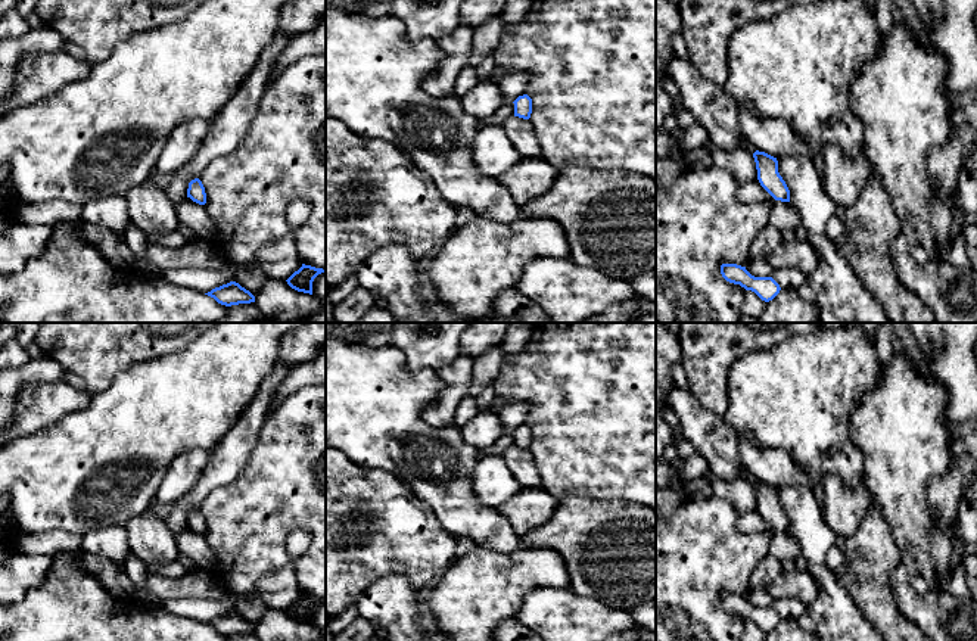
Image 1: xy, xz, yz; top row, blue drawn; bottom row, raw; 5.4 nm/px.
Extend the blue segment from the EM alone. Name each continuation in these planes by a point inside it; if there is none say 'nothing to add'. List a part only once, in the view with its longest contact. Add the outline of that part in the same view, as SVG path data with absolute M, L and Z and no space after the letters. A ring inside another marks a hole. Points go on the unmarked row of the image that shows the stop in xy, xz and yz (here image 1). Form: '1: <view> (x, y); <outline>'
nothing to add

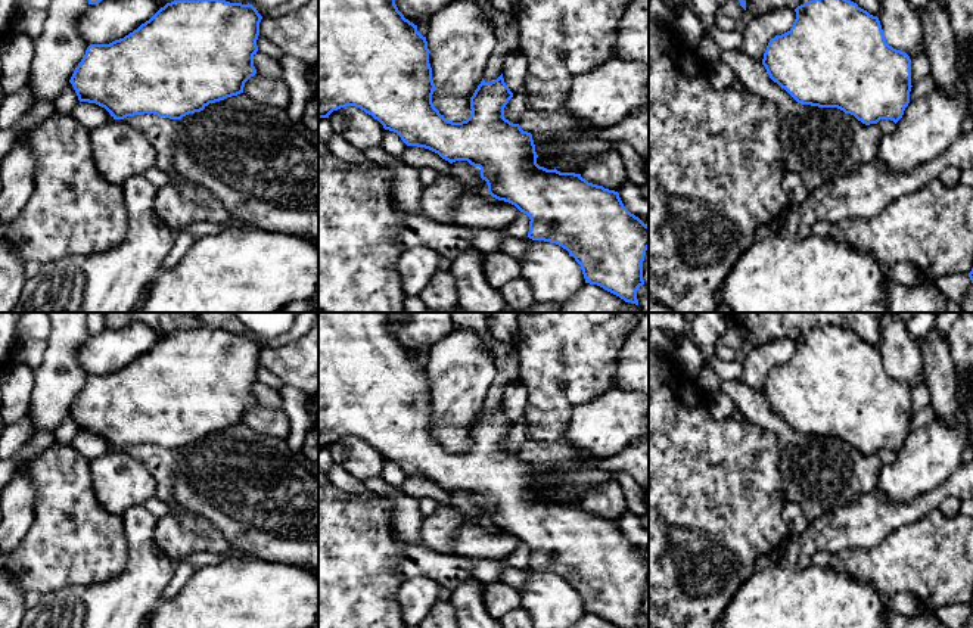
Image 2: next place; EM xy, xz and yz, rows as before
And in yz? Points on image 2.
nothing to add

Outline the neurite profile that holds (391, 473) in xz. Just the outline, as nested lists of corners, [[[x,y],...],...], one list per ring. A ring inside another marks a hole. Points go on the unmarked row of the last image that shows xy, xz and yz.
[[[389,460],[383,461],[382,479],[386,484],[402,491],[405,476],[407,475],[401,470],[401,467],[397,463]]]

